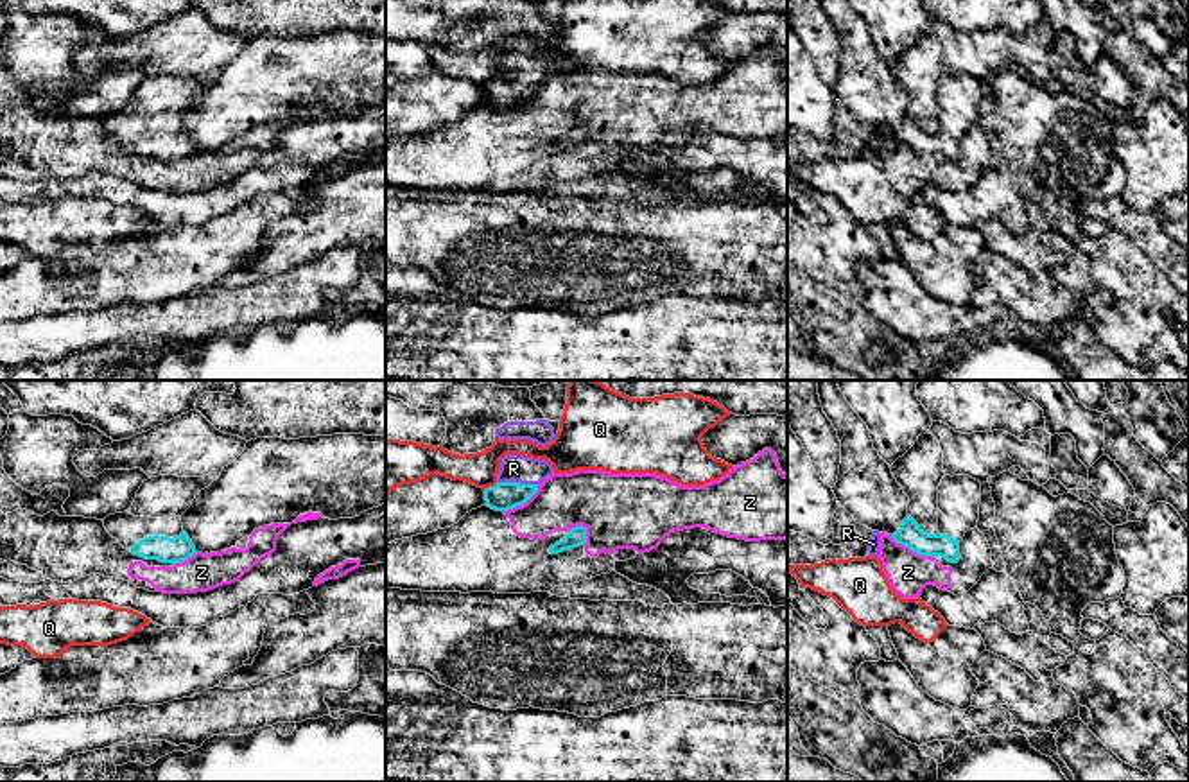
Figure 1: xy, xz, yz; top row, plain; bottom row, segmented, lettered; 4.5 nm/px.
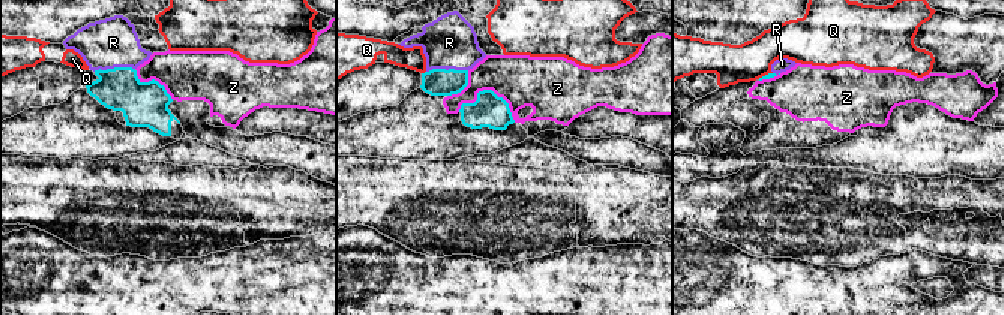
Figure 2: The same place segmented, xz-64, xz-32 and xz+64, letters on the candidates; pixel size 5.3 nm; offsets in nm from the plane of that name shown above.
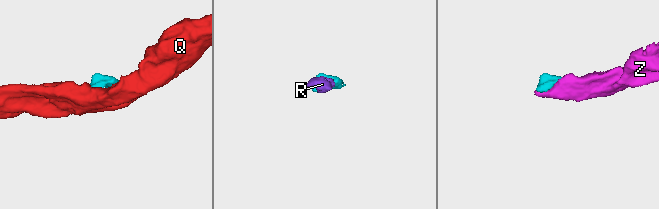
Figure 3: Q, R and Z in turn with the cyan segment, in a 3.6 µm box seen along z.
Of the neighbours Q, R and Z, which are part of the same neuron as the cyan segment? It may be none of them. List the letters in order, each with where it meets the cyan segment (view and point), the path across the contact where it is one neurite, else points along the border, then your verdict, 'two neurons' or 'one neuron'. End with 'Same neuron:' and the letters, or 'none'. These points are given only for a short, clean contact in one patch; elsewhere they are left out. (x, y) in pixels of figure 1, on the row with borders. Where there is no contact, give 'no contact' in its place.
Q: xz (490, 486) | along xz (497, 483), (485, 490) | two neurons
R: xz (517, 483) | across xz (504, 495), (517, 483), (513, 469) | one neuron
Z: yz (911, 549) | two neurons
Same neuron: R

